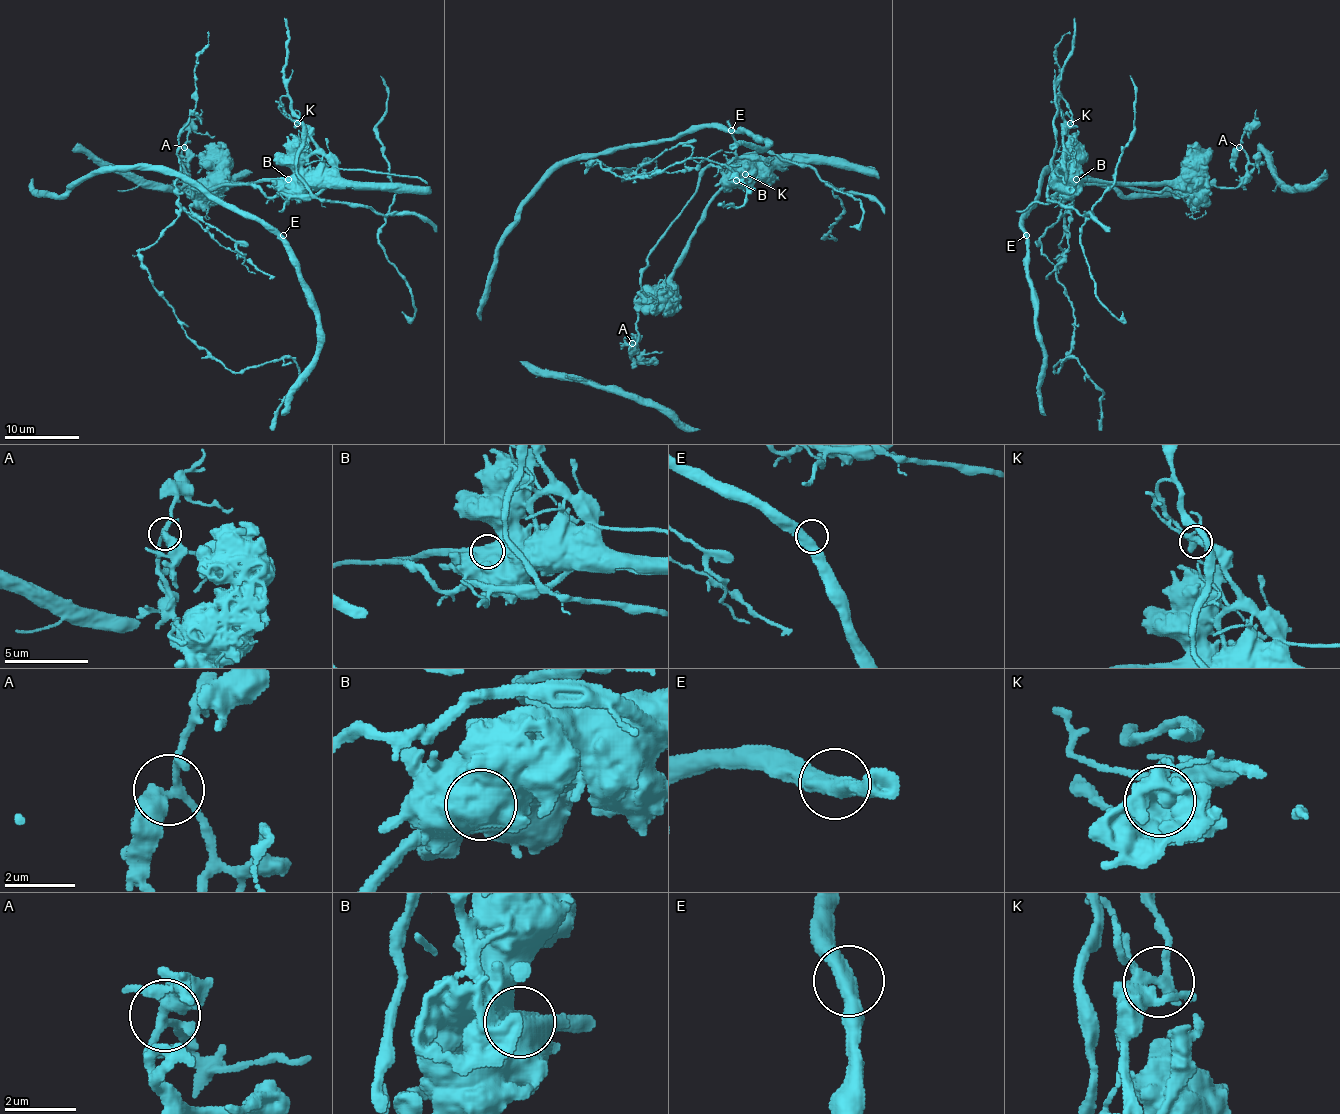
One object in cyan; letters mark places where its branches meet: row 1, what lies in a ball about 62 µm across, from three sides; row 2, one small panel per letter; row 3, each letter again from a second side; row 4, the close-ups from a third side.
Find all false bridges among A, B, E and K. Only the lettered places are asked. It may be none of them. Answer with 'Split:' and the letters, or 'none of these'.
Split: B, K

